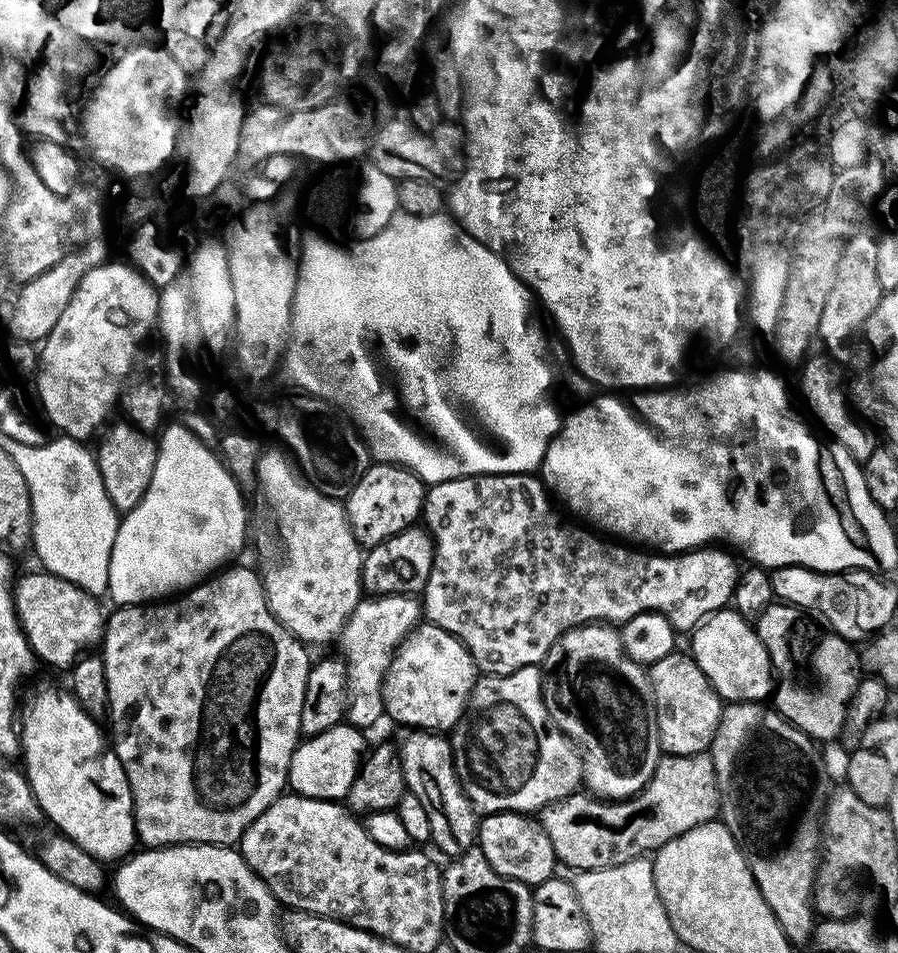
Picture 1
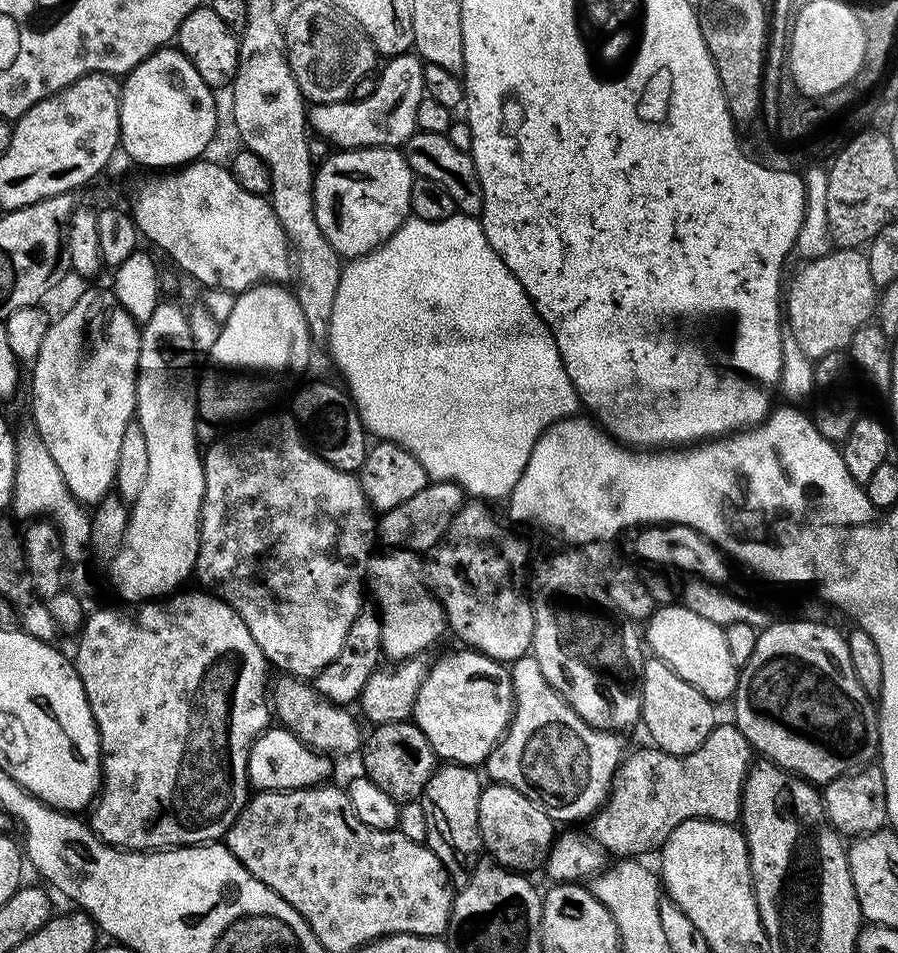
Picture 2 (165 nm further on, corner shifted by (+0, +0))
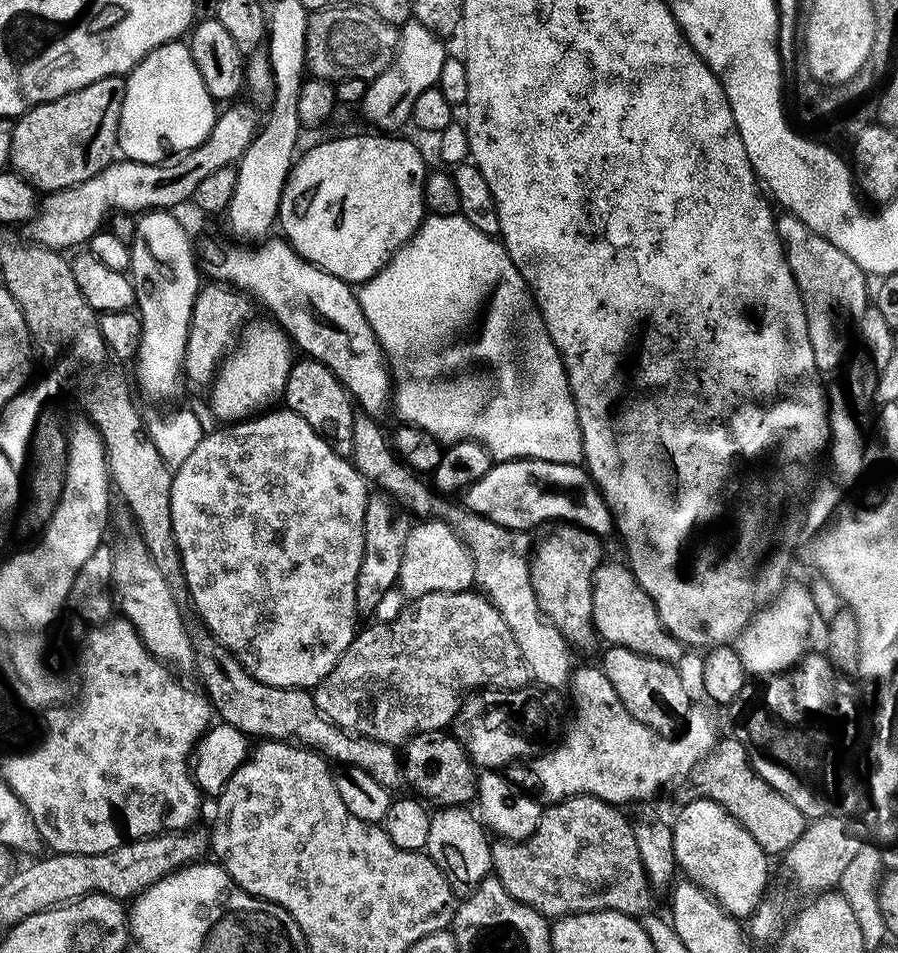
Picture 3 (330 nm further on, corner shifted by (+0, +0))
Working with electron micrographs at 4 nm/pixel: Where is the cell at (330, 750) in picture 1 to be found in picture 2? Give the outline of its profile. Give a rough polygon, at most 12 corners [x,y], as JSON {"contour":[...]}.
{"contour":[[283,726],[252,743],[248,782],[262,792],[325,783],[333,761]]}

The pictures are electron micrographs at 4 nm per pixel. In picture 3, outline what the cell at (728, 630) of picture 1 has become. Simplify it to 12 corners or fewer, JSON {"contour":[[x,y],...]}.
{"contour":[[627,563],[592,576],[592,622],[612,646],[676,662],[682,644]]}

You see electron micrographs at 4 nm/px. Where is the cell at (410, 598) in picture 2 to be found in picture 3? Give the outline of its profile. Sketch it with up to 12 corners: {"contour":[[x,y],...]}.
{"contour":[[413,523],[399,591],[467,592],[472,553],[451,524]]}

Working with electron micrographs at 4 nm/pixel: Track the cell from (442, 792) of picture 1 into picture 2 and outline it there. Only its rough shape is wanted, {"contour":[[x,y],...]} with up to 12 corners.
{"contour":[[441,763],[418,801],[457,889],[482,856],[475,767]]}

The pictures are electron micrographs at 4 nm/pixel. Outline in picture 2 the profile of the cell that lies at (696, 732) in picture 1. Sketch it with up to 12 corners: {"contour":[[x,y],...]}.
{"contour":[[645,659],[639,719],[653,745],[685,756],[716,727],[713,701]]}

